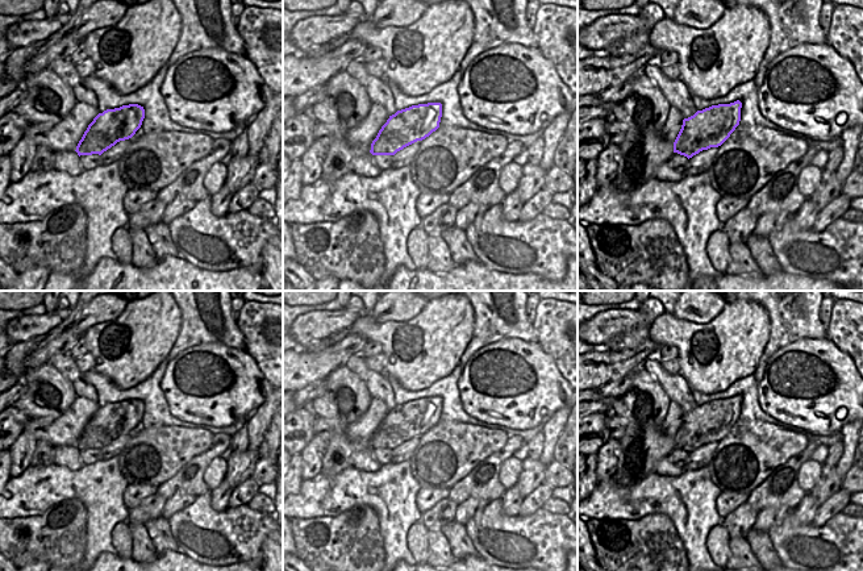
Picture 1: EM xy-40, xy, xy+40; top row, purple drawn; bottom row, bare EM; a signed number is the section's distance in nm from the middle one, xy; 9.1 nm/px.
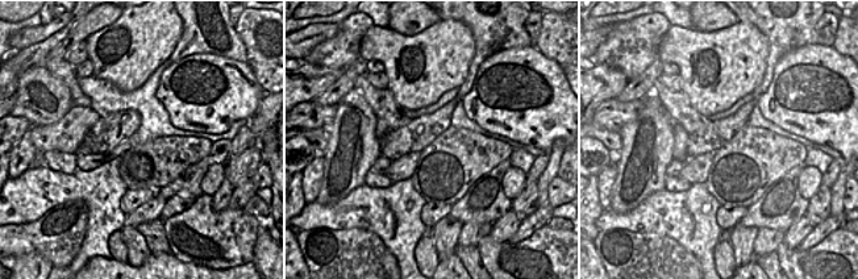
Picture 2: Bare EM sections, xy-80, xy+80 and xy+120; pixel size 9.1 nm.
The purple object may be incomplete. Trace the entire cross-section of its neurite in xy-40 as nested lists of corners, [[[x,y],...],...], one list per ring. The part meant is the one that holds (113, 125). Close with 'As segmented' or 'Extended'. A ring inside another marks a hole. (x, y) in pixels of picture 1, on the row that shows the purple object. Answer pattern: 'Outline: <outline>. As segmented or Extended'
Outline: [[[138,104],[122,105],[99,113],[76,146],[78,155],[101,155],[120,141],[132,138],[141,128],[145,109]]]. As segmented.

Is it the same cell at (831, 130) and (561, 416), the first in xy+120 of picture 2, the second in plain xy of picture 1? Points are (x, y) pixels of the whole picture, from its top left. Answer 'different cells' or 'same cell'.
different cells

